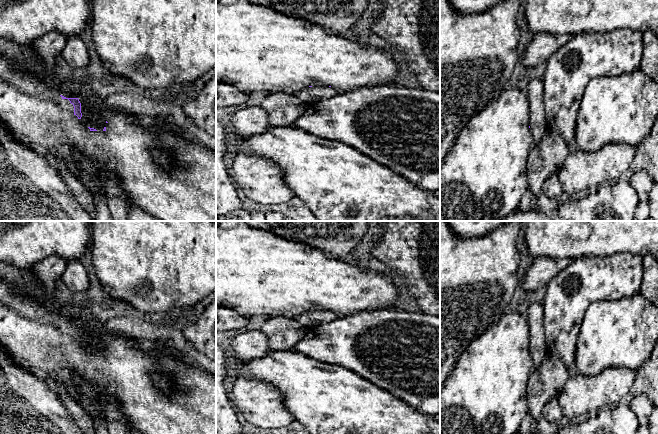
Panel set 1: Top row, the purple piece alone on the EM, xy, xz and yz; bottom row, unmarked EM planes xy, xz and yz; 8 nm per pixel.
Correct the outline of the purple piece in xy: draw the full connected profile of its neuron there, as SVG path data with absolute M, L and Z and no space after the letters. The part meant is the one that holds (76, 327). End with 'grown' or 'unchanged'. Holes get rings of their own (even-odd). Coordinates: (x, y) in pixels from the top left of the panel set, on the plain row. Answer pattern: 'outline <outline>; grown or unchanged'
outline M0 277L0 344L7 349L13 360L20 366L24 367L31 374L41 379L47 386L54 390L55 387L61 387L66 393L68 398L74 400L79 406L84 410L84 406L78 399L78 393L70 380L70 373L75 372L80 374L88 383L90 383L96 390L96 404L104 416L104 402L102 400L102 392L105 391L109 395L114 395L120 401L120 410L126 416L128 431L136 430L141 434L216 434L216 378L205 372L204 370L197 368L188 362L186 362L180 355L175 357L171 353L160 353L155 351L153 348L143 344L141 341L134 338L128 337L118 331L111 330L104 327L97 327L95 330L88 329L80 320L78 319L66 319L59 316L55 309L50 308L44 304L44 299L42 297L31 297L27 293L16 290L16 286L12 283L6 282ZM94 333L99 333L101 335L100 343L98 345L91 345L90 339ZM156 368L161 369L166 375L169 375L174 380L174 385L176 386L176 392L171 395L167 395L164 392L157 389L156 385L153 384L150 372L154 371Z; grown

